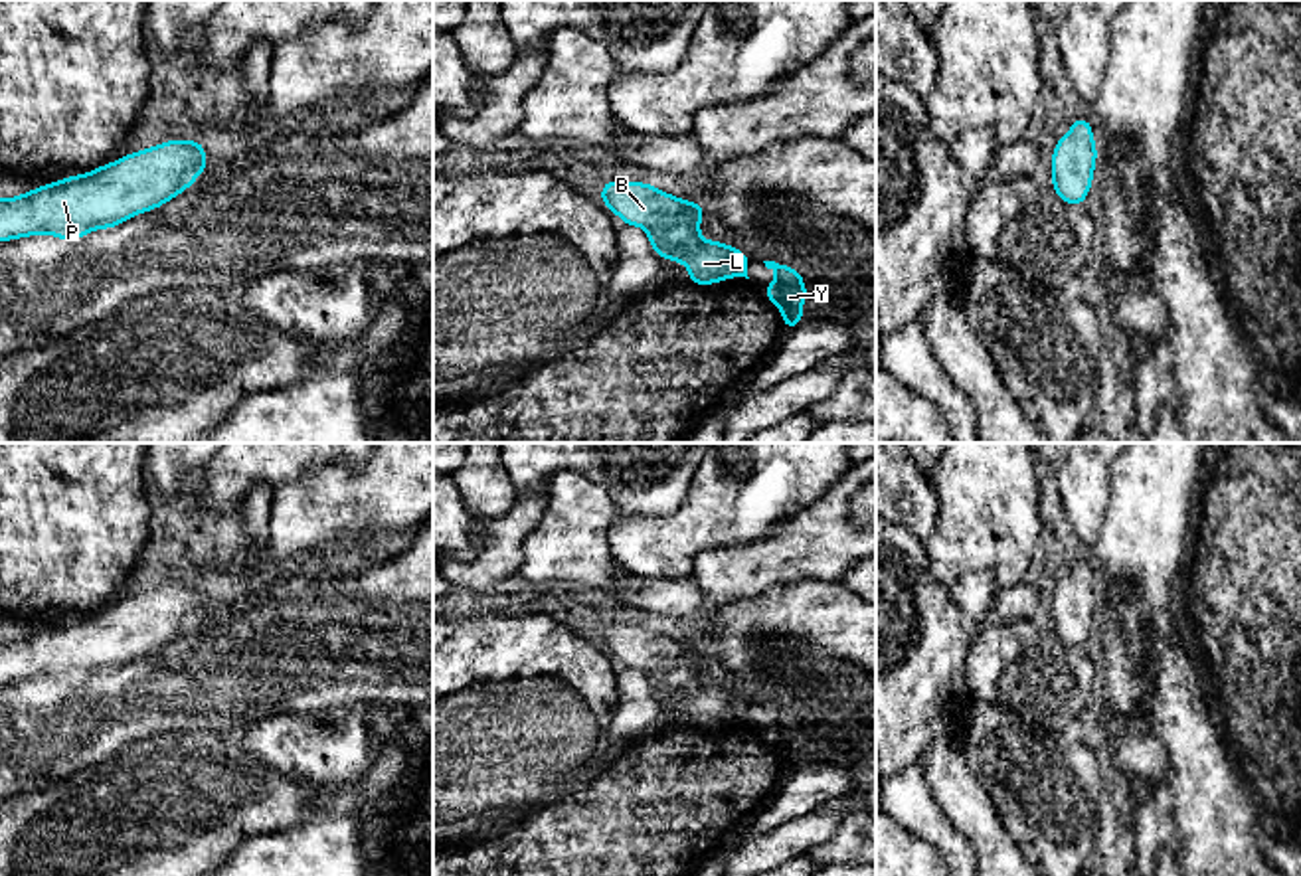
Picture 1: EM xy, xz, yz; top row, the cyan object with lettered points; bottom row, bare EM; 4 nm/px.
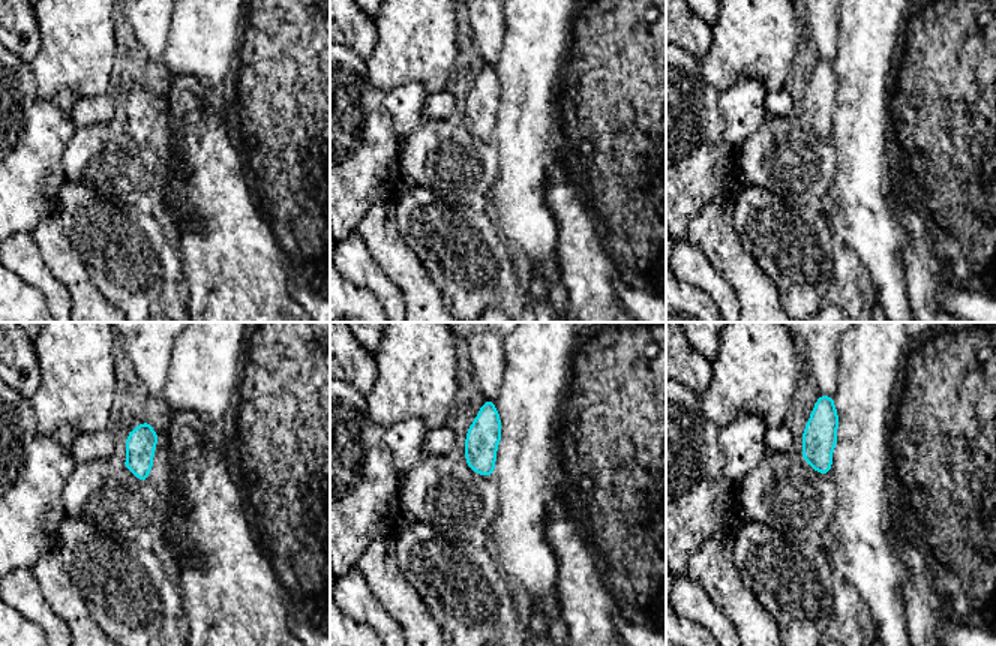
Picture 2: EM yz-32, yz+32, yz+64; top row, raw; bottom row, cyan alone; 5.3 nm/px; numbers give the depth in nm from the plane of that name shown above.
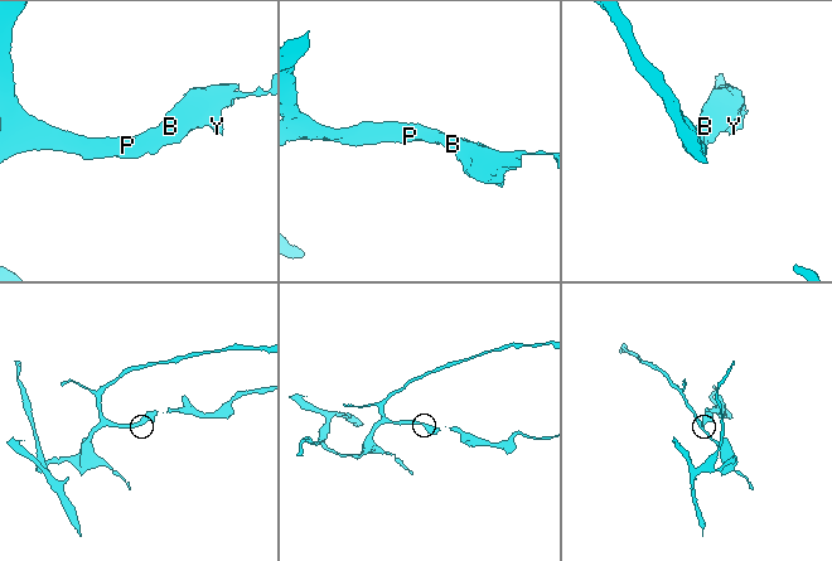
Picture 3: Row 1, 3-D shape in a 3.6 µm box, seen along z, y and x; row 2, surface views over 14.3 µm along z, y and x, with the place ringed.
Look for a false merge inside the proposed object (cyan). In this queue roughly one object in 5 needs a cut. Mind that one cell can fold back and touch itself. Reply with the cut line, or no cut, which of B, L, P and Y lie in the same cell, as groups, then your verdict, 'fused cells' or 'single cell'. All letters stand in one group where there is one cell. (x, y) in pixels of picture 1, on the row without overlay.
cut none; groups B L P Y; single cell

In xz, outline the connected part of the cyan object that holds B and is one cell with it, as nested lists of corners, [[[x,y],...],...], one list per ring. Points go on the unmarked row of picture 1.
[[[609,623],[601,641],[625,668],[647,674],[656,698],[690,712],[686,726],[714,728],[732,720],[747,720],[749,698],[722,684],[700,678],[706,657],[698,645],[676,641],[645,625]]]

